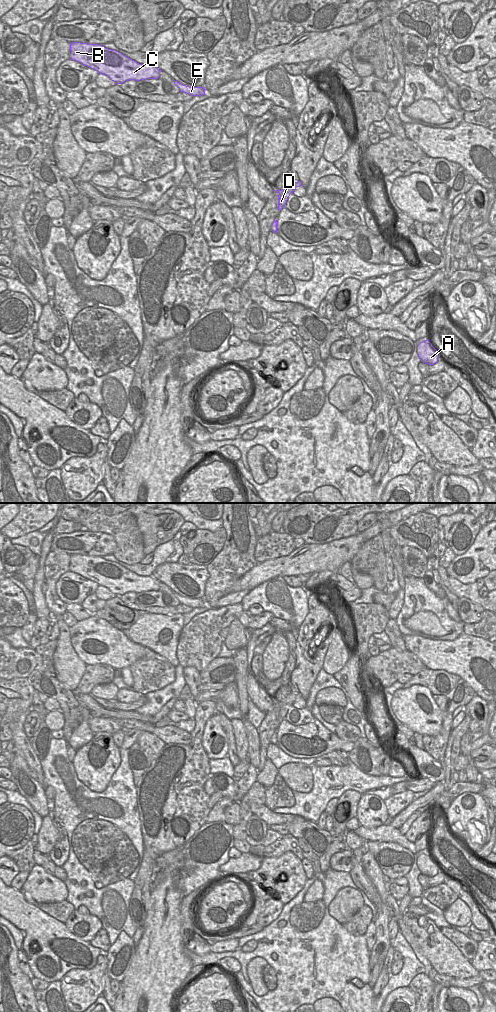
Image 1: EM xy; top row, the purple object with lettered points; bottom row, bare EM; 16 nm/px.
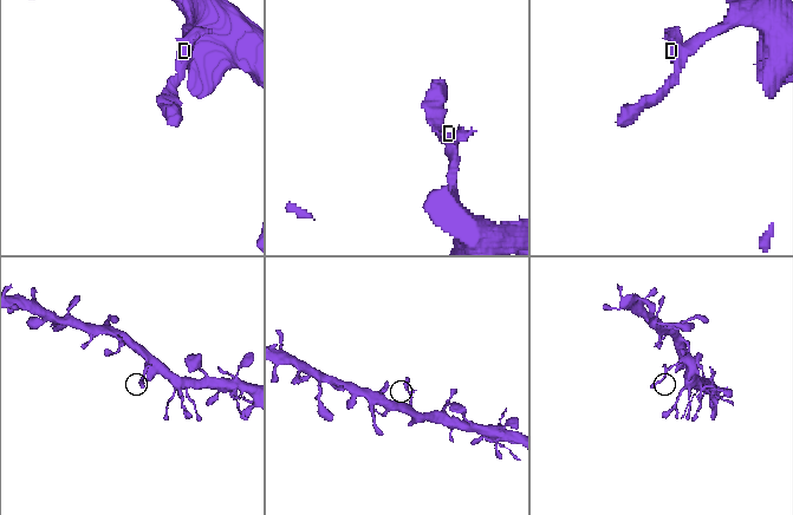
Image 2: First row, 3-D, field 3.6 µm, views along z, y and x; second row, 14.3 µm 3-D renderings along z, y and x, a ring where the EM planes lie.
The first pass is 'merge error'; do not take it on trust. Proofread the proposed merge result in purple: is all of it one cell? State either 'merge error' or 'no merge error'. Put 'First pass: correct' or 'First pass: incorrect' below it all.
no merge error
First pass: incorrect

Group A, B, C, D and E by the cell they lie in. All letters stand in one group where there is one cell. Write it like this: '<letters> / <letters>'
A B C D E

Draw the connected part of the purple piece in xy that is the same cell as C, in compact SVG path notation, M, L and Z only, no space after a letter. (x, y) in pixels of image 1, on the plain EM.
M72 554L69 571L108 588L116 596L128 592L158 591L162 583L153 576L139 576L120 564L99 556Z

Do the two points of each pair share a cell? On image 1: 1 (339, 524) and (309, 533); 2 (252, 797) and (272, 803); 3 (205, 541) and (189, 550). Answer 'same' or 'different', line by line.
1: same
2: different
3: same

